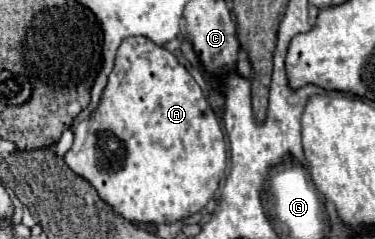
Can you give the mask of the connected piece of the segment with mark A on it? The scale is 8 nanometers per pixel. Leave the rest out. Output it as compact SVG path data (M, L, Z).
M128 37L118 49L116 65L98 109L90 119L74 127L74 143L64 161L124 219L136 223L176 223L198 213L216 193L226 171L226 143L206 95L188 69L170 51L154 45L150 39Z

